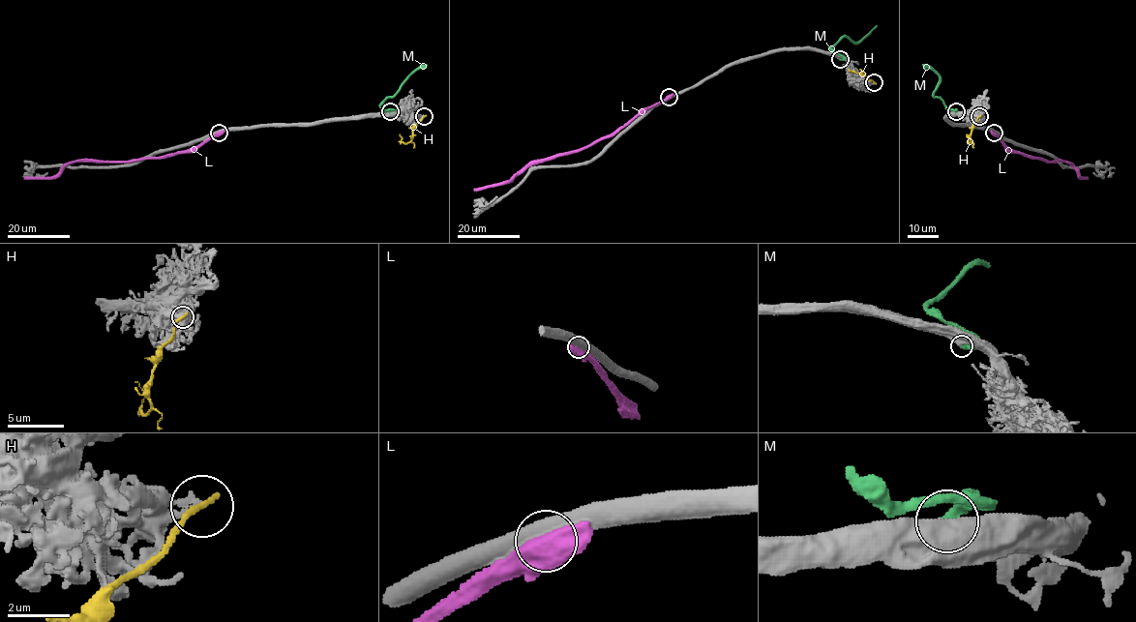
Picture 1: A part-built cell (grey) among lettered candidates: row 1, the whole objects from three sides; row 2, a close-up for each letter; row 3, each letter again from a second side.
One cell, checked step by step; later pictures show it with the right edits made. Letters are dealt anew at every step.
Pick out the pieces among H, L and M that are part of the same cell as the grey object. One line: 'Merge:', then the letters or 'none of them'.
Merge: M

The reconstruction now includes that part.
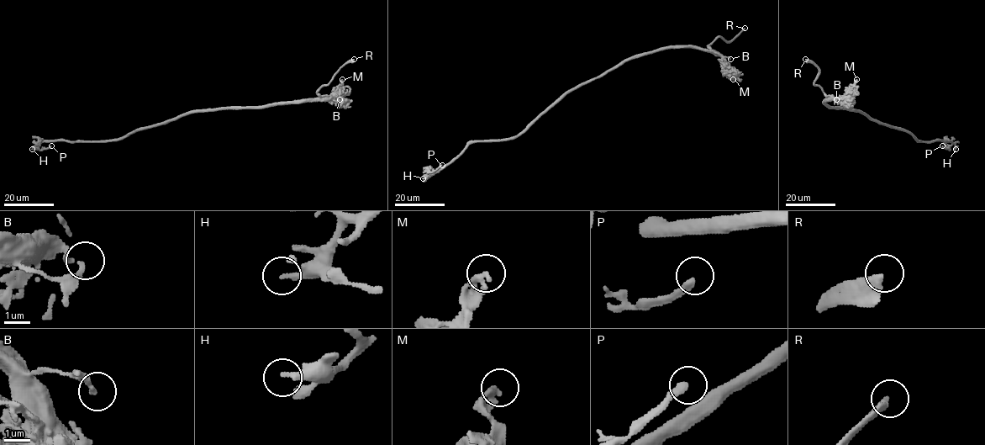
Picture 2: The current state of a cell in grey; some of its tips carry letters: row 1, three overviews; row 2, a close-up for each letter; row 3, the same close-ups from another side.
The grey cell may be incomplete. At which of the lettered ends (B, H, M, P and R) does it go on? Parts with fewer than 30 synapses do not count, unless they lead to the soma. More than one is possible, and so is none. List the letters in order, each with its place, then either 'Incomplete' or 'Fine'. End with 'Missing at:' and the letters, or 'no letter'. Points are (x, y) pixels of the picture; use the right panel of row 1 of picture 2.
B: Place: (836, 99). Fine
H: Place: (956, 149). Incomplete
M: Place: (856, 79). Fine
P: Place: (942, 145). Fine
R: Place: (805, 59). Incomplete
Missing at: H, R

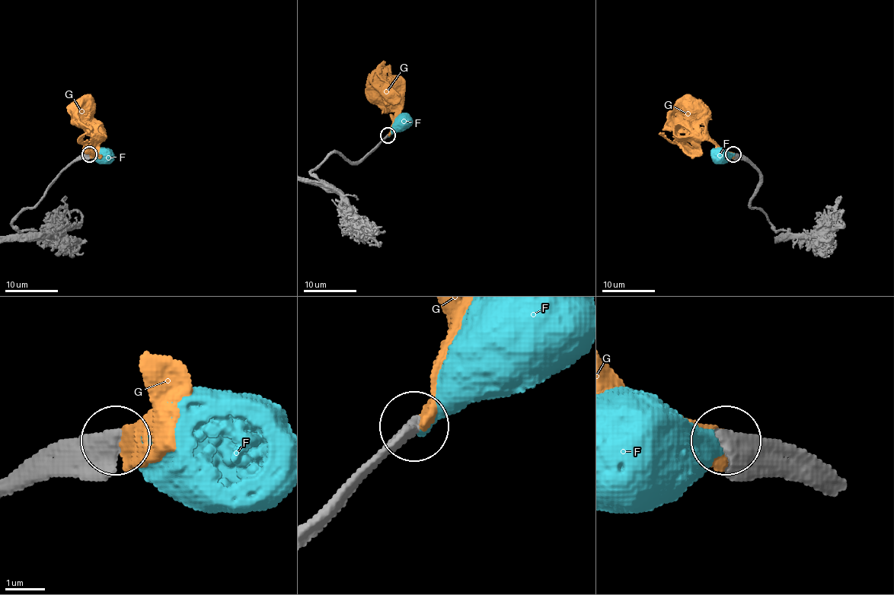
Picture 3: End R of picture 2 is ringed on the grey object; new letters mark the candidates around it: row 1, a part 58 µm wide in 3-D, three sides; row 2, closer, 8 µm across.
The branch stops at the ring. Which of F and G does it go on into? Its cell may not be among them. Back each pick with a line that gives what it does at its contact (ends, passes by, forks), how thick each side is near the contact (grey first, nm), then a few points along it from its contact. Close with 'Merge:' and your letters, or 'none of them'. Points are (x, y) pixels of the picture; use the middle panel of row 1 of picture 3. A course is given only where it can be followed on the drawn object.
G: it ends there; 400 nm thick on the grey side, 440 nm on the other; it runs (388, 135), (395, 110), (387, 109), (375, 99), (377, 96)
Merge: G

